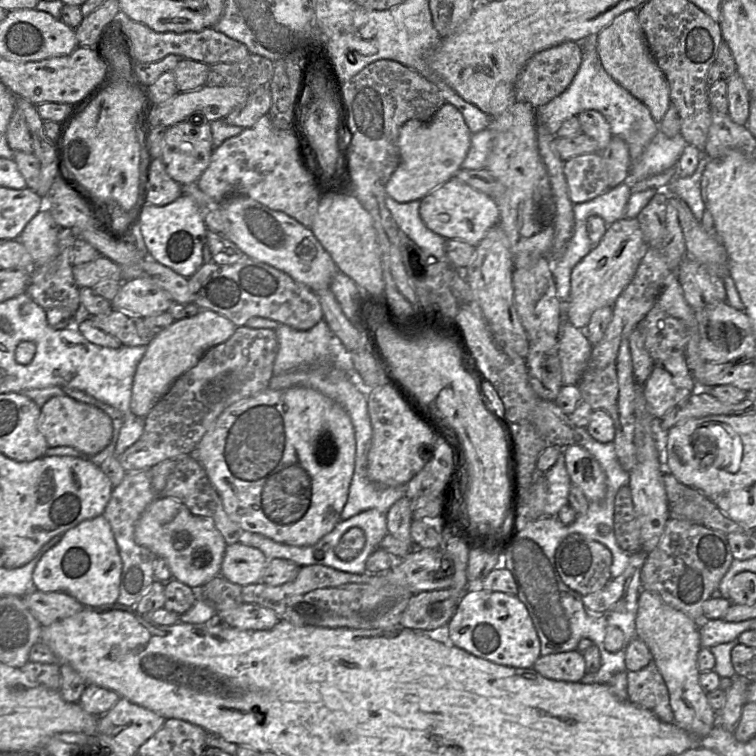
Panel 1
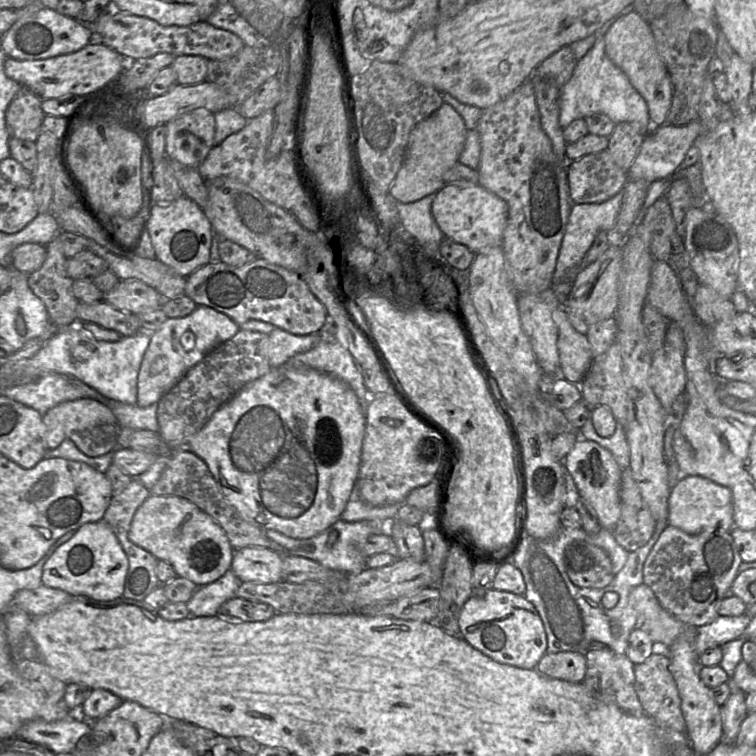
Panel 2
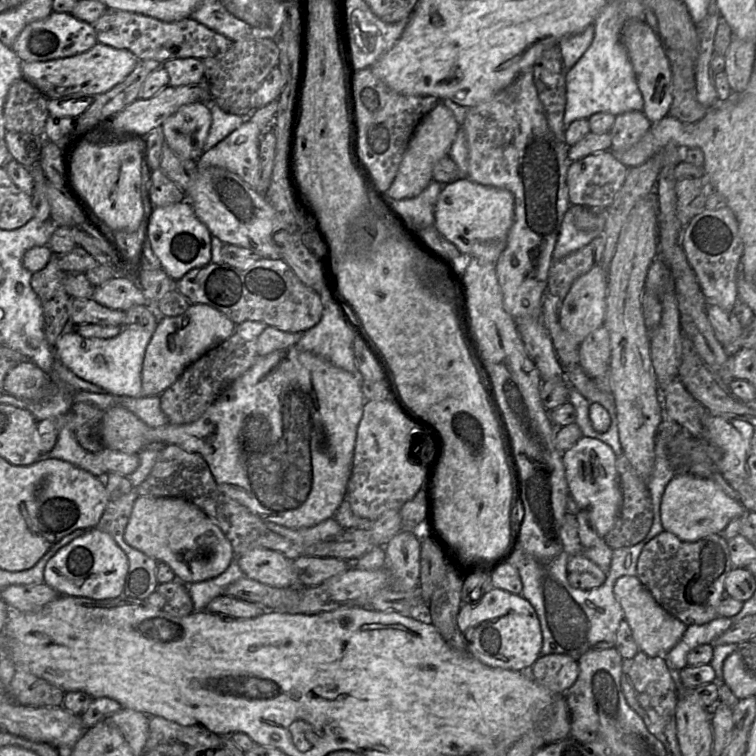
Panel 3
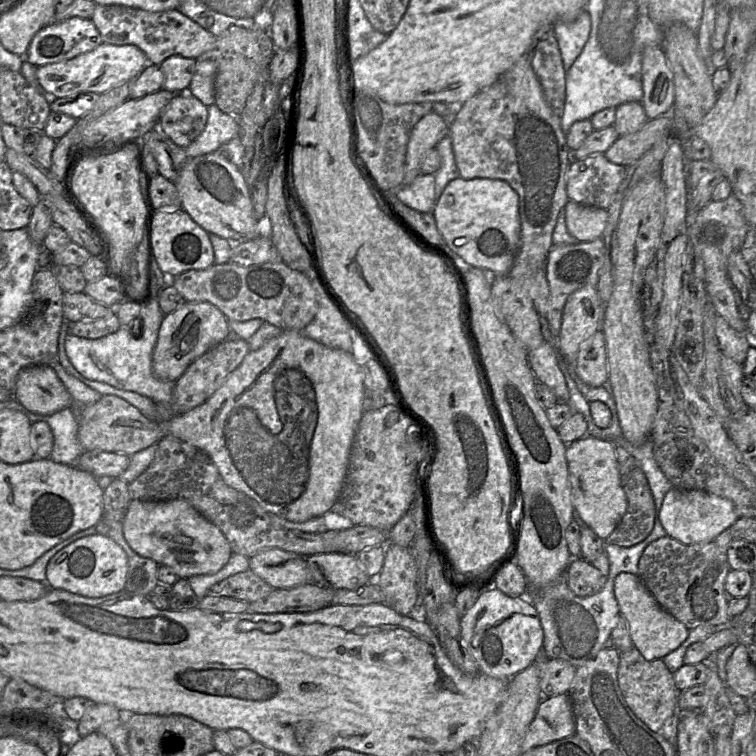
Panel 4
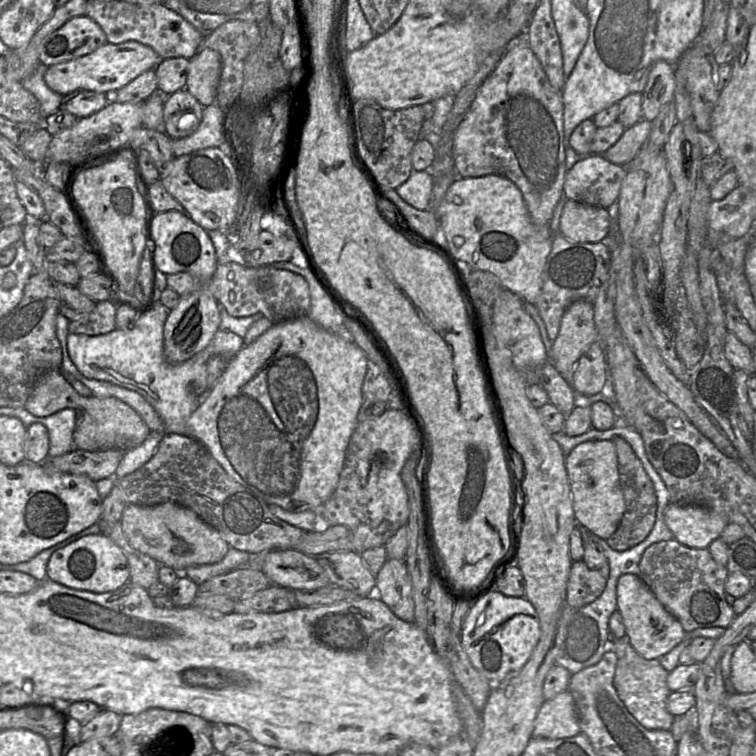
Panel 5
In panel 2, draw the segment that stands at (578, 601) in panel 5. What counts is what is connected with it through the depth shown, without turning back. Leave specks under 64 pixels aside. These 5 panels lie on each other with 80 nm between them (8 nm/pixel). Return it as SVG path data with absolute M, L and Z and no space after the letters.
M583 540L573 541L567 546L564 564L570 581L580 588L601 589L614 578L608 554Z

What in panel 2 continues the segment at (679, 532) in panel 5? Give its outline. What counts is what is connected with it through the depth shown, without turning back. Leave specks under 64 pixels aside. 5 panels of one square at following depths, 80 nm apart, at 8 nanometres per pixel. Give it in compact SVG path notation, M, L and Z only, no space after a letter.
M682 476L671 488L668 499L668 525L691 535L703 531L727 531L733 528L731 490L701 476Z

